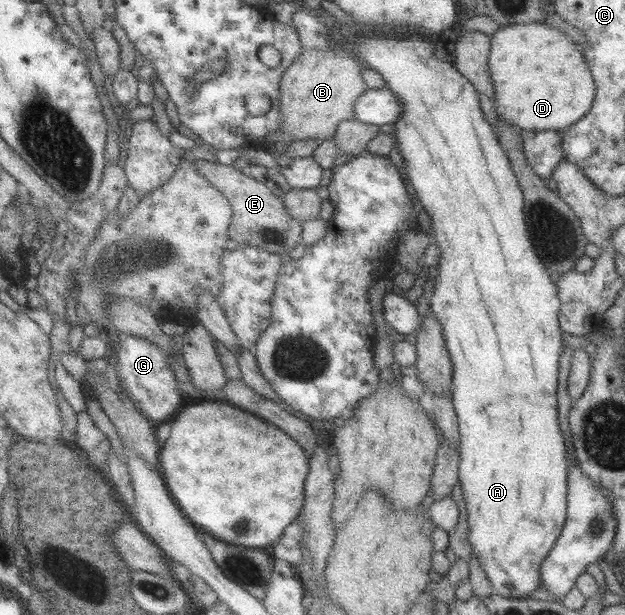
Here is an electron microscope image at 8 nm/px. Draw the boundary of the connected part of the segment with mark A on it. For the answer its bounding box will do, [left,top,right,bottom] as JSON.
[343,26,568,598]

